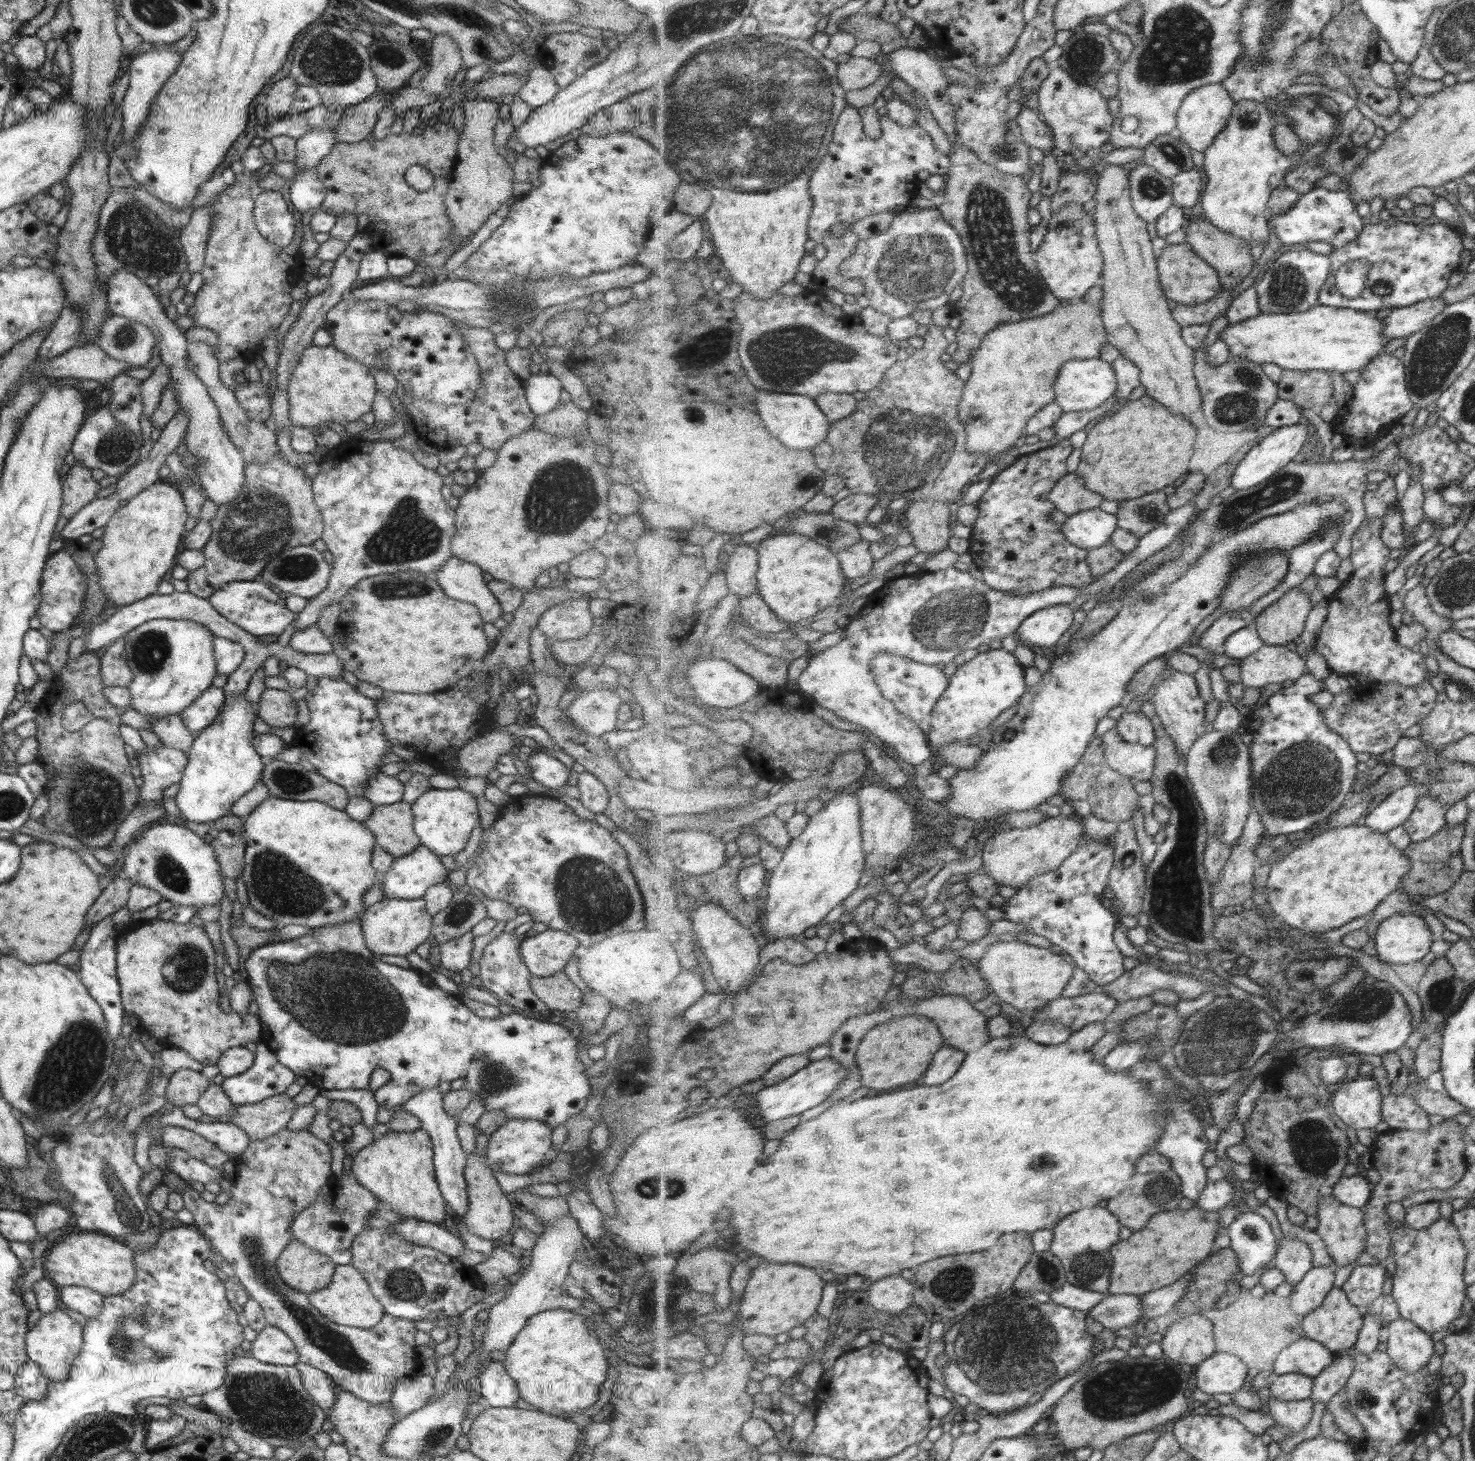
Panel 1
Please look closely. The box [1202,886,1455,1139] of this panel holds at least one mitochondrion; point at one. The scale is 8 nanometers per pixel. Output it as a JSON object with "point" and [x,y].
{"point":[1370,1004]}

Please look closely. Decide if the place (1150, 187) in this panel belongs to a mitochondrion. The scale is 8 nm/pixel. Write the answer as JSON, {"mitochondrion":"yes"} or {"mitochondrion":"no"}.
{"mitochondrion":"yes"}

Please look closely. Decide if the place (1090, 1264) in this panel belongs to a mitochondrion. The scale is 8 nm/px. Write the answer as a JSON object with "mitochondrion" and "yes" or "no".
{"mitochondrion":"yes"}

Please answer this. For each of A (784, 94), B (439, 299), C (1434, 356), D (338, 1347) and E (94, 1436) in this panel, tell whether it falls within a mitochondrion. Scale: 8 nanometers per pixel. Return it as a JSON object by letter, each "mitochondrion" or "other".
{"A":"mitochondrion","B":"other","C":"mitochondrion","D":"mitochondrion","E":"mitochondrion"}

